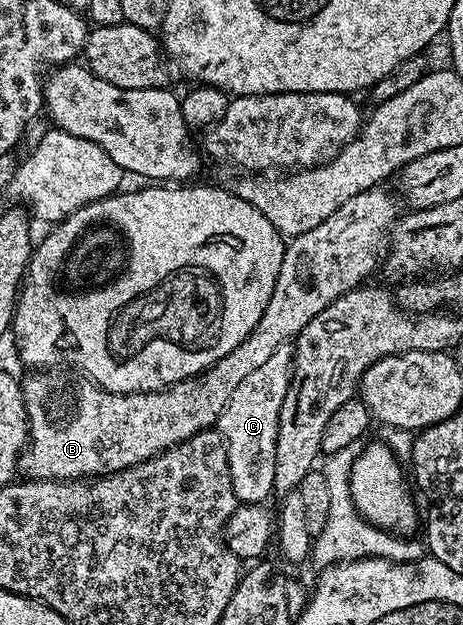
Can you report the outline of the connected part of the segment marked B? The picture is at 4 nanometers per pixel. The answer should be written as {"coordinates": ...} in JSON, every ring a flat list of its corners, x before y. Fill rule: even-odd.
{"coordinates":[[386,188,365,190,352,196,352,200,340,204,340,208,336,208,336,212,332,212,332,216,324,220,324,224,316,224,312,232,304,232,289,239,284,260,280,264,280,276,276,276,276,288,272,288,272,296,268,300,268,308,264,308,264,316,260,316,256,328,239,346,232,348,228,356,208,367,205,372,152,394,113,394,85,376,65,378,62,374,54,374,58,372,27,373,30,375,22,382,22,395,30,437,20,459,21,473,26,473,23,475,30,480,93,480,147,462,149,458,196,436,196,432,211,429,224,412,232,392,240,388,240,380,252,376,252,372,256,372,260,364,272,357,276,348,297,338,308,320,324,312,328,304,350,290,358,289,377,266,379,269,390,248,390,231,400,217,399,199,394,199,388,191,382,189]]}

